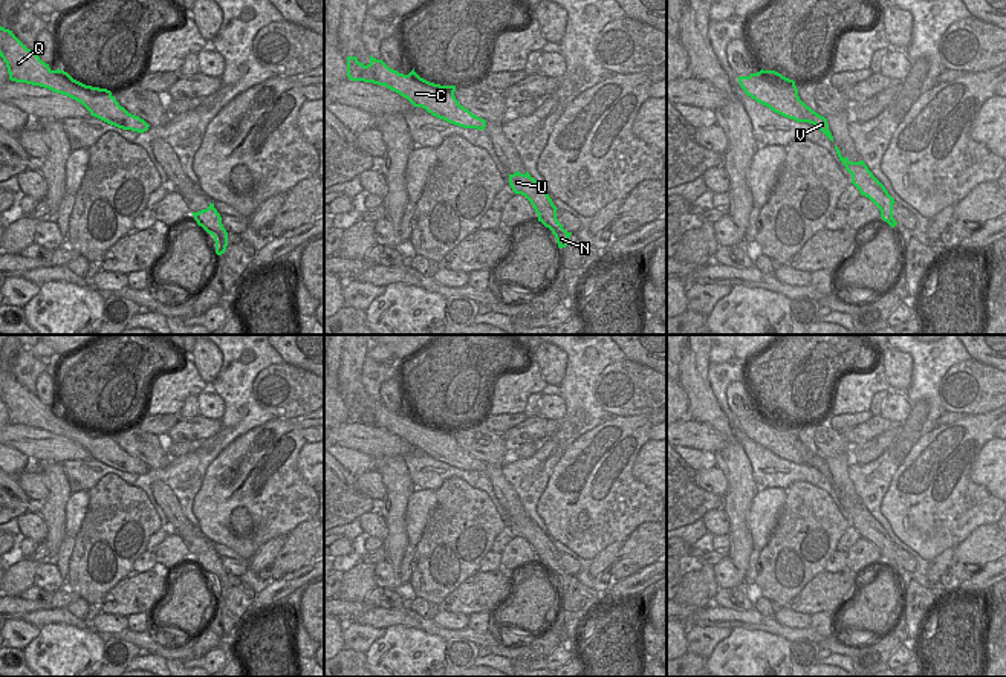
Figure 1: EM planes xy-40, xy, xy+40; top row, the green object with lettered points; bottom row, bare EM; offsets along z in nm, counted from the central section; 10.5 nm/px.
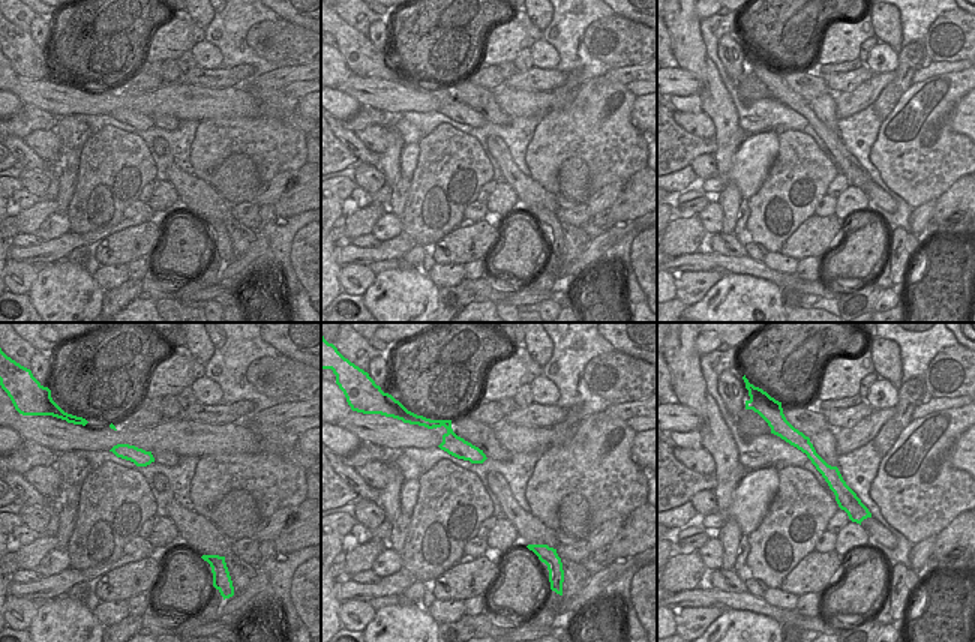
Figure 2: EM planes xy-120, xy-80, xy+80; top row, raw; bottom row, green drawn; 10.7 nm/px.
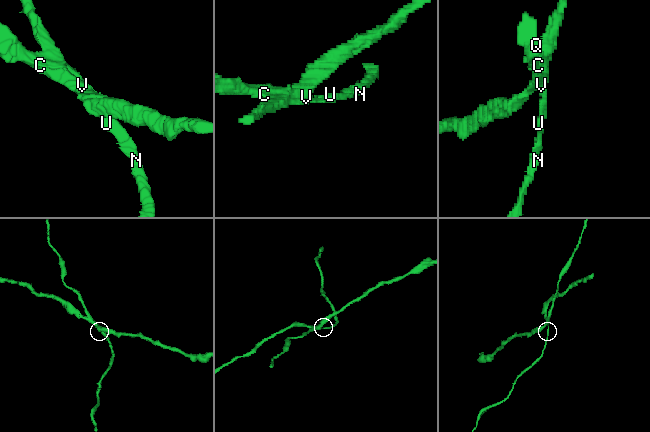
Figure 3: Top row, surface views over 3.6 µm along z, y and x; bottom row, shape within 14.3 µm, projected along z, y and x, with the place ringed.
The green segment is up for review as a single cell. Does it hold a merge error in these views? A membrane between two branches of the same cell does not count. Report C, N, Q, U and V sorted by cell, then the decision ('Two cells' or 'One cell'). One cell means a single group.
Groups: C Q / N U V. Two cells

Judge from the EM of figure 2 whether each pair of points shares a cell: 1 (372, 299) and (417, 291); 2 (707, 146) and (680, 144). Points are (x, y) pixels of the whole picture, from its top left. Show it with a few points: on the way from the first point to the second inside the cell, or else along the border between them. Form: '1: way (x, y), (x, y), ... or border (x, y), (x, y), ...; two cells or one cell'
1: way (383, 300), (407, 299); one cell
2: way (701, 146), (686, 146); one cell

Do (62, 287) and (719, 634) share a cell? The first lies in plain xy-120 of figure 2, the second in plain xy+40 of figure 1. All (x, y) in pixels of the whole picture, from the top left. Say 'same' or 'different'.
different

